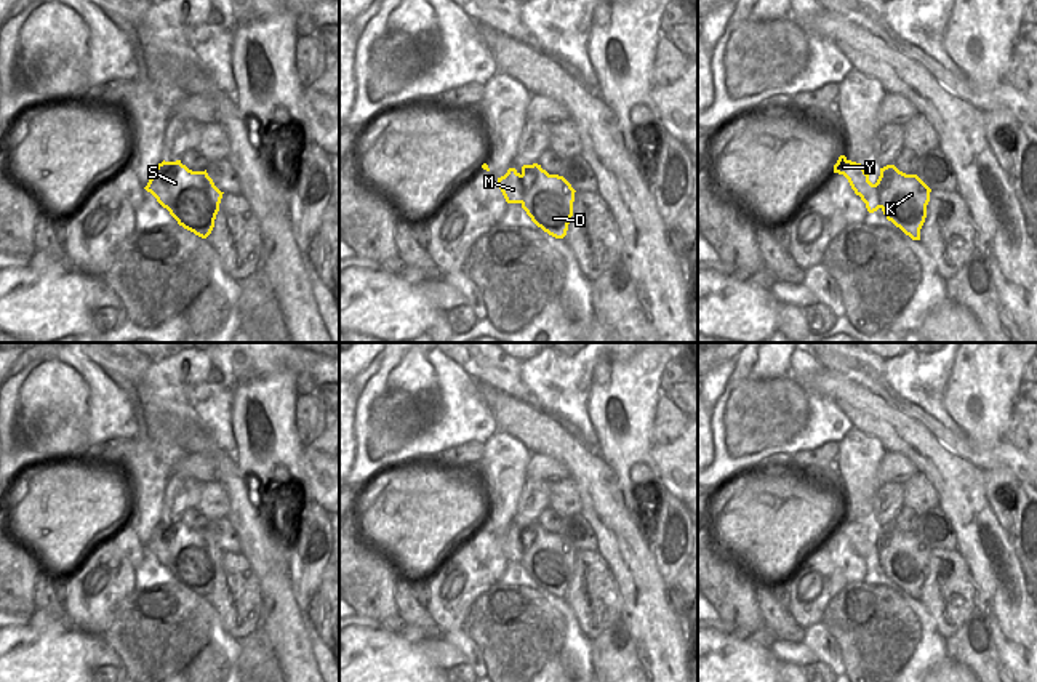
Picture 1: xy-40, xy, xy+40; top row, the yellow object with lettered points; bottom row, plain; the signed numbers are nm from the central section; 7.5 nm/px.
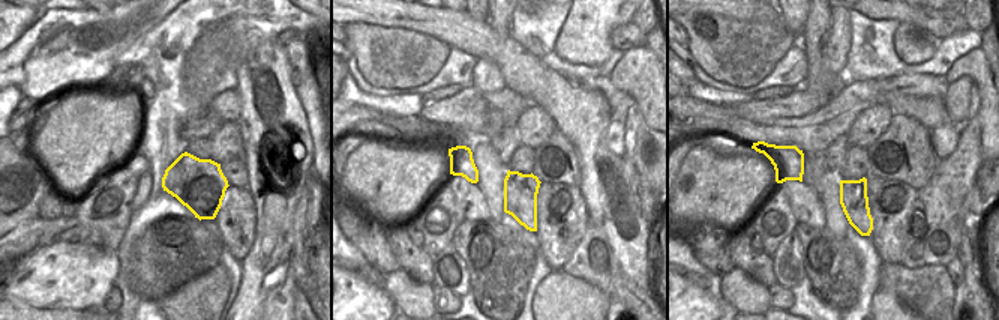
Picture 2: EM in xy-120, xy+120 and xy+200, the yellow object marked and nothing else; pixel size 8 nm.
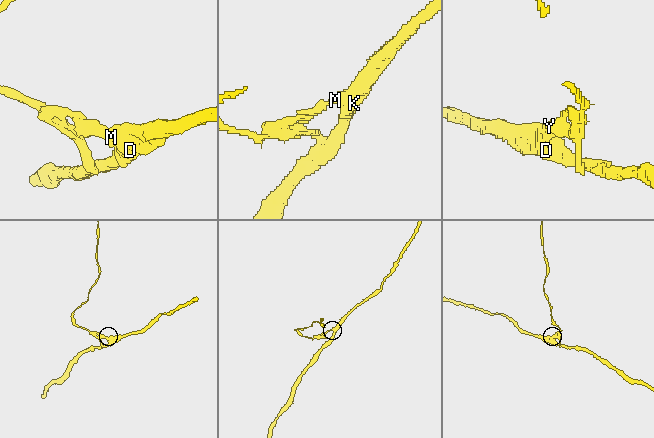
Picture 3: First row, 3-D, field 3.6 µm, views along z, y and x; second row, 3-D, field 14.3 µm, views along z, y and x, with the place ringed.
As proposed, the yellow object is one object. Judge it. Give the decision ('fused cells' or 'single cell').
fused cells

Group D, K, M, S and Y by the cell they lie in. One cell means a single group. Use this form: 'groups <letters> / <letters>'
groups D K S / M Y

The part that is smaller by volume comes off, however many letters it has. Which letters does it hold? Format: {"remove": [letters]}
{"remove": ["M", "Y"]}

